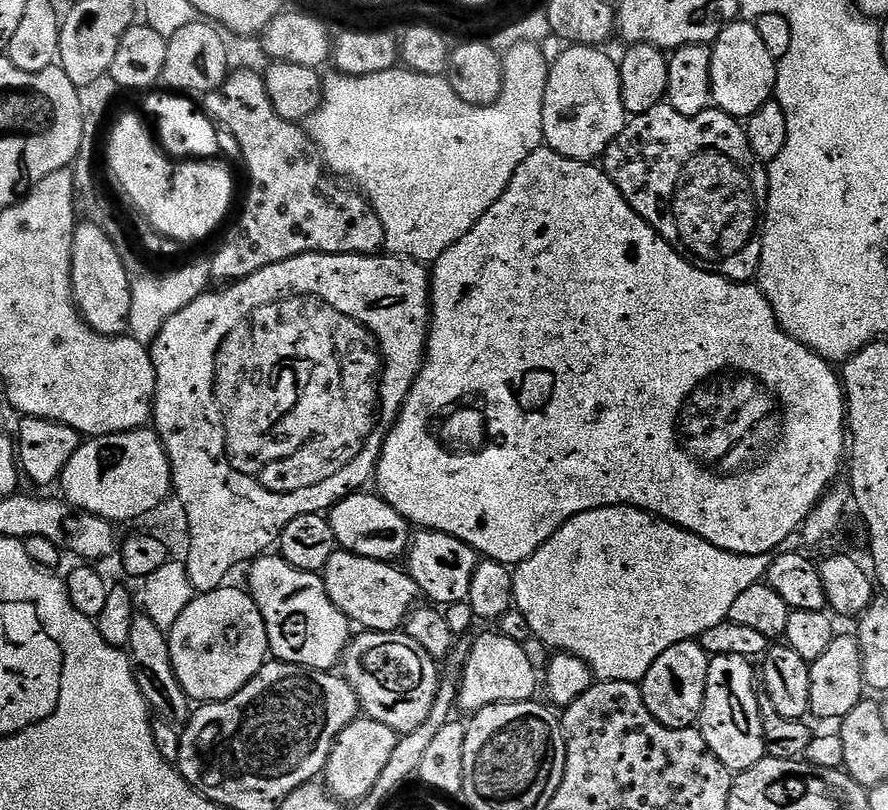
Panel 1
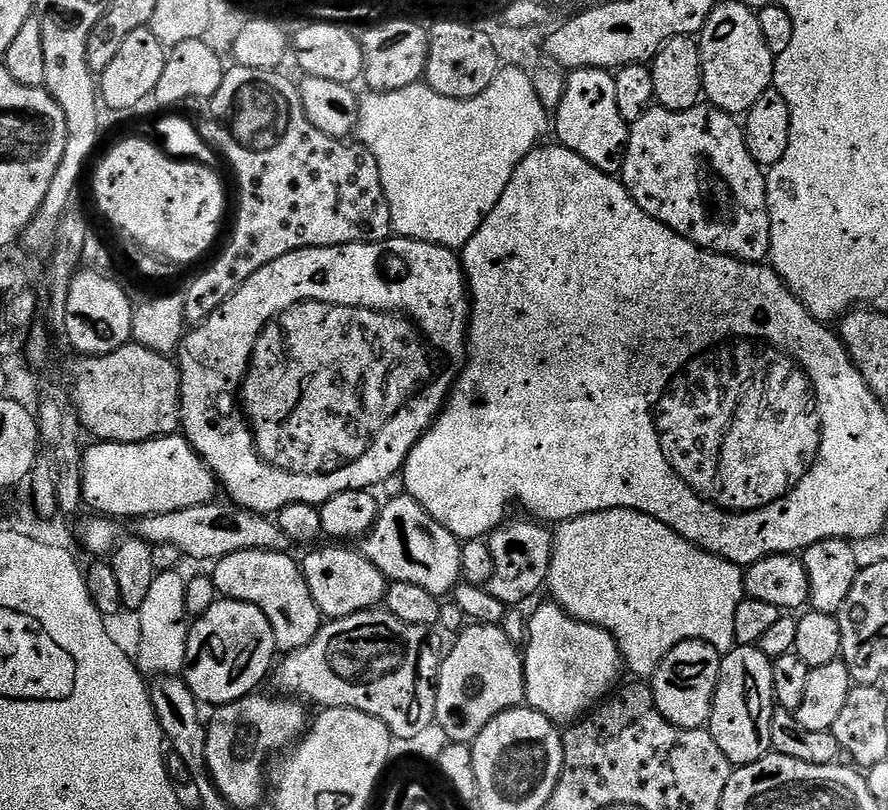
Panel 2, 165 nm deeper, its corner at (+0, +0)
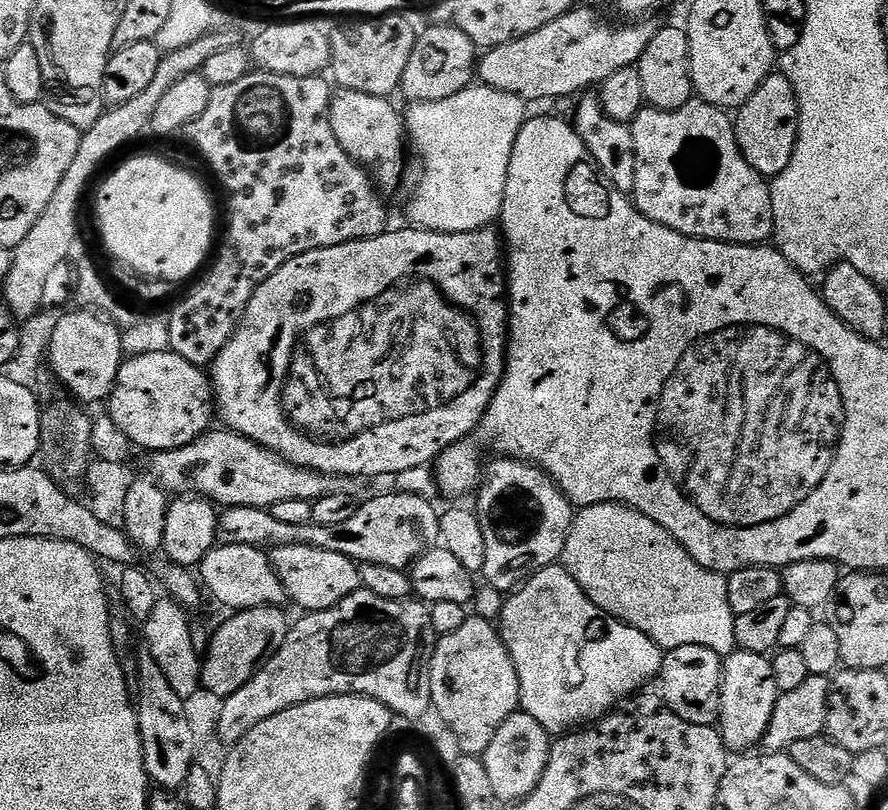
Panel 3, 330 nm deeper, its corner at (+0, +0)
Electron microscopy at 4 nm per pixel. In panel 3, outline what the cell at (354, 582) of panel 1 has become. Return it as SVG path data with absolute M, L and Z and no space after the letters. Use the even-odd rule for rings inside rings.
M277 544L271 549L270 559L287 599L304 608L300 610L305 613L330 610L335 604L340 604L342 598L361 591L357 561L334 554L334 550L322 550L309 544Z

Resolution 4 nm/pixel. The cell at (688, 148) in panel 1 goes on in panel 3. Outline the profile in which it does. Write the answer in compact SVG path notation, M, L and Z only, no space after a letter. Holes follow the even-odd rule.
M693 98L686 106L673 112L645 107L630 127L636 155L636 178L631 195L642 215L670 230L678 230L678 234L699 240L760 246L773 239L776 223L769 181L760 176L750 162L746 162L738 146L733 117L725 109L716 108L699 98Z

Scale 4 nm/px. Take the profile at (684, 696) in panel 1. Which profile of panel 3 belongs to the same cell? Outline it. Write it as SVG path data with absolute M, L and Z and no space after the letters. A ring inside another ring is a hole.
M678 646L665 655L658 680L664 683L665 704L678 714L678 718L698 726L713 726L720 719L723 677L724 661L714 650L706 646Z

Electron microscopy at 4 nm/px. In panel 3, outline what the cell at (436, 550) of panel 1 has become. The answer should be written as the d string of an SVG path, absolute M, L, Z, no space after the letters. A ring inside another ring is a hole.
M388 492L357 507L354 518L335 526L303 524L290 526L278 522L266 508L224 508L219 513L221 544L254 546L261 550L277 544L309 544L322 550L334 550L360 564L377 564L391 568L411 569L416 561L440 544L441 513L428 500L412 492Z

